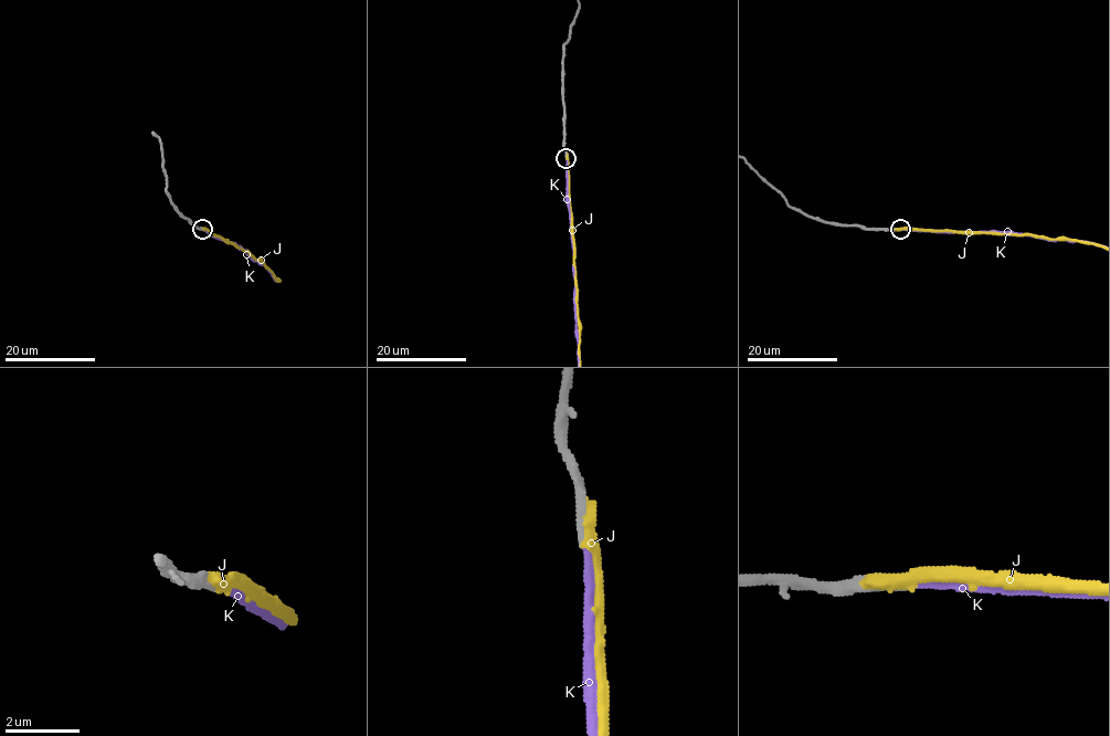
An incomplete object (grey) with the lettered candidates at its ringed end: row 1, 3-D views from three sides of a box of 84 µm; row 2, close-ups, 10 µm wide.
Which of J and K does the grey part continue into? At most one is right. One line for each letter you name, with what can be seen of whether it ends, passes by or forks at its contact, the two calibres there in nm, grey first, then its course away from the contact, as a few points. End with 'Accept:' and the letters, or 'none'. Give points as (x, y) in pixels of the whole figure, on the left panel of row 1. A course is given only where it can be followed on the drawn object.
K: it ends there; 280 nm thick on the grey side, 240 nm on the other
Accept: K

